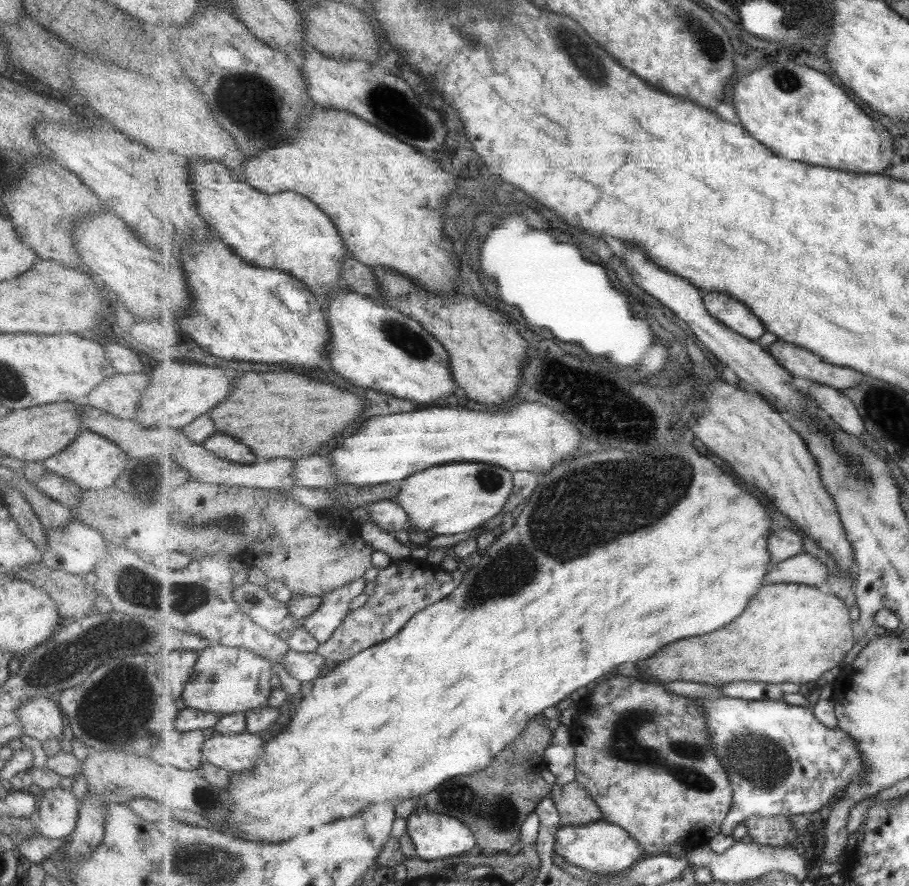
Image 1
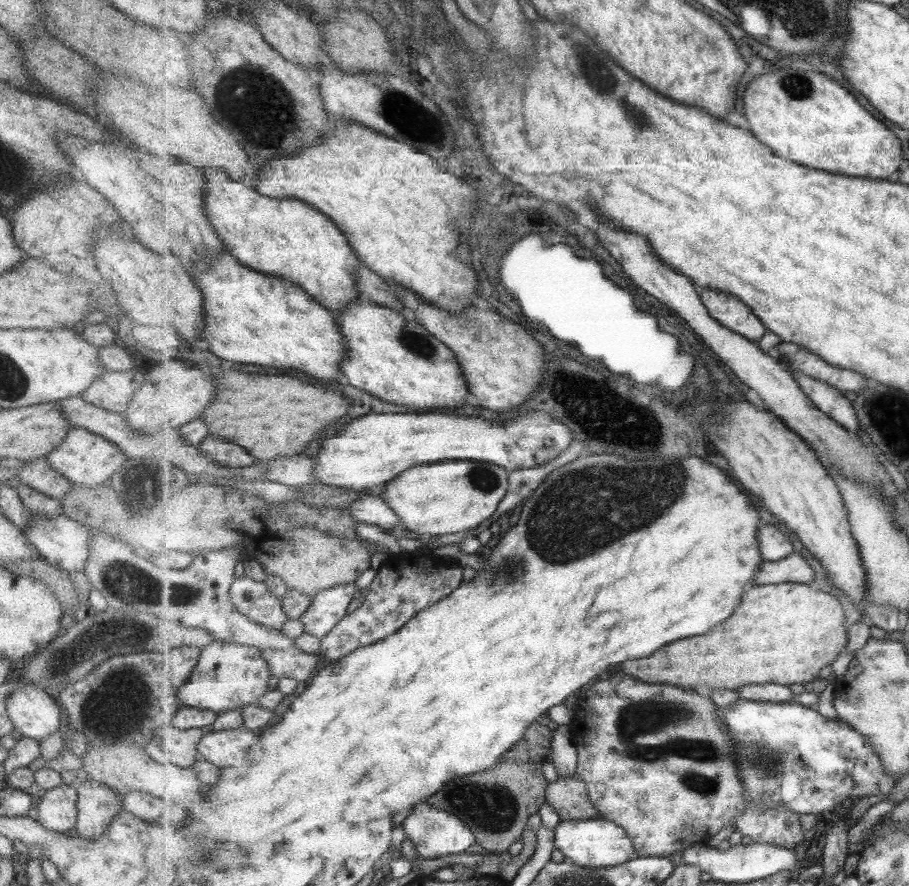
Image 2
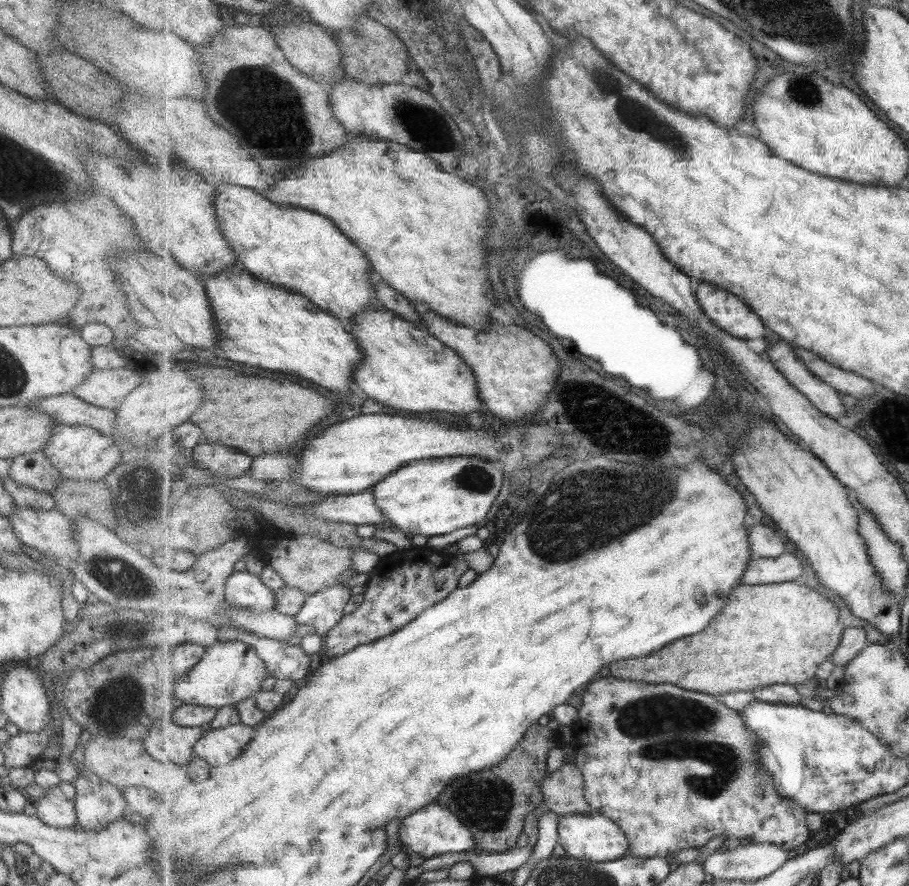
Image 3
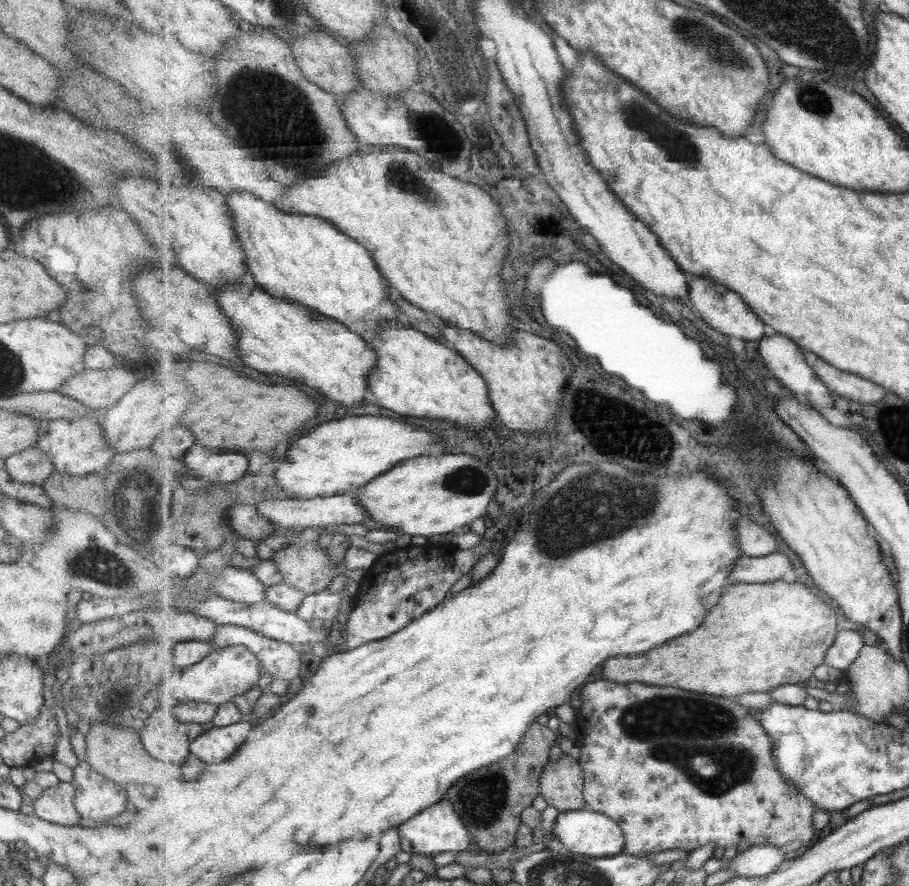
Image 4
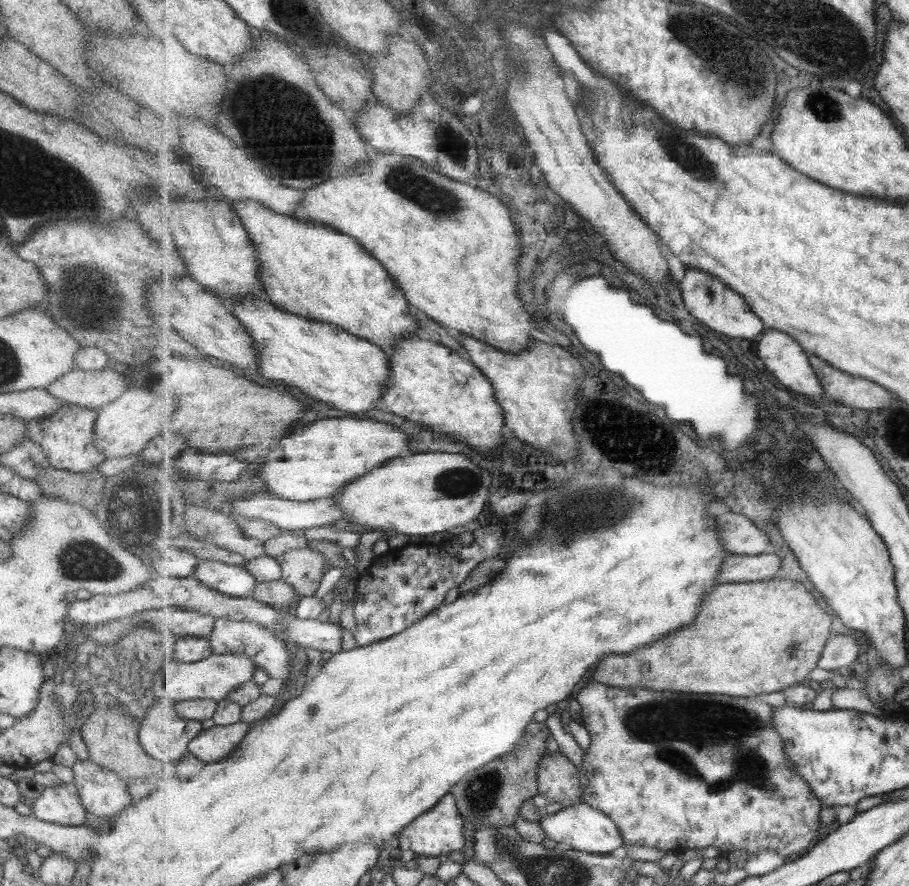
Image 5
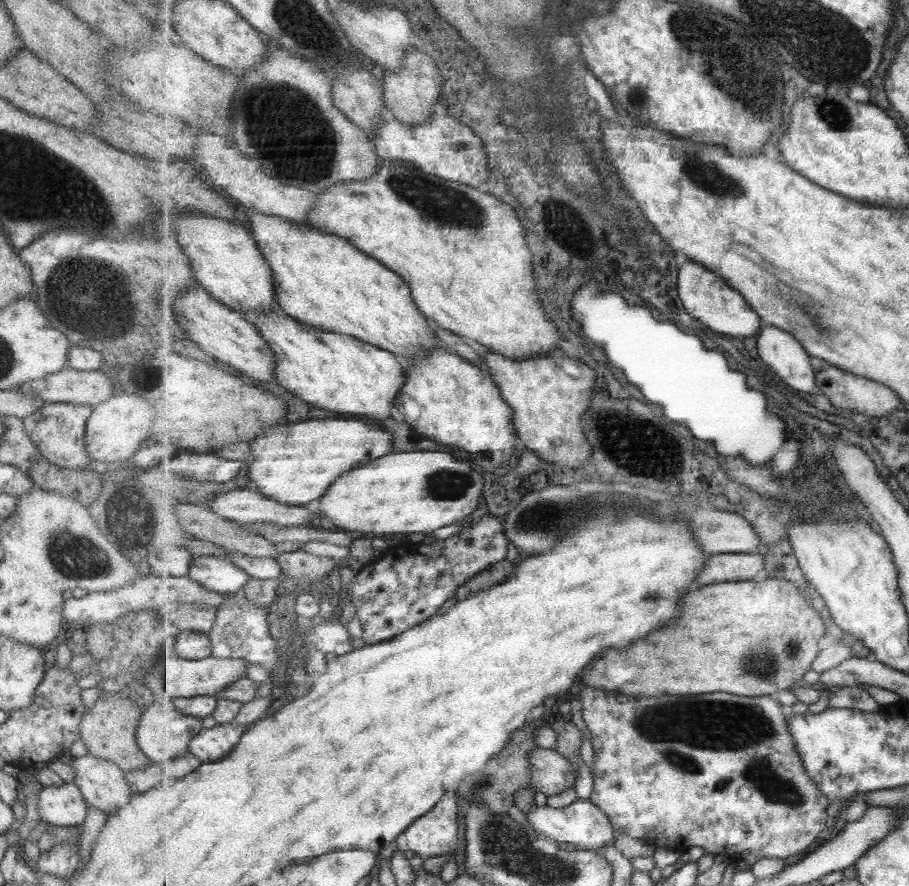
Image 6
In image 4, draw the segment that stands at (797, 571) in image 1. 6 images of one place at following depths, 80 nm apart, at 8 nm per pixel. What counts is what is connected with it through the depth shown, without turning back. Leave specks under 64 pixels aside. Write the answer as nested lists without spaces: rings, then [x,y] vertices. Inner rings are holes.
[[[777,552],[759,558],[743,555],[736,562],[736,567],[733,567],[733,574],[729,576],[729,583],[763,584],[777,582],[777,580],[791,578],[793,572],[791,560],[786,556],[786,554]]]

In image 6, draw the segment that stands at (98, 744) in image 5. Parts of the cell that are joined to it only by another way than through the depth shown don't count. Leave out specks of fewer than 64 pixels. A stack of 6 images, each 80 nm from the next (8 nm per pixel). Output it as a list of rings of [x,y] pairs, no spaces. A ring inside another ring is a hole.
[[[100,694],[91,707],[85,708],[79,721],[80,739],[85,743],[88,753],[98,759],[110,760],[123,774],[153,763],[139,750],[136,743],[136,726],[141,713],[137,703],[127,699],[125,695]]]

